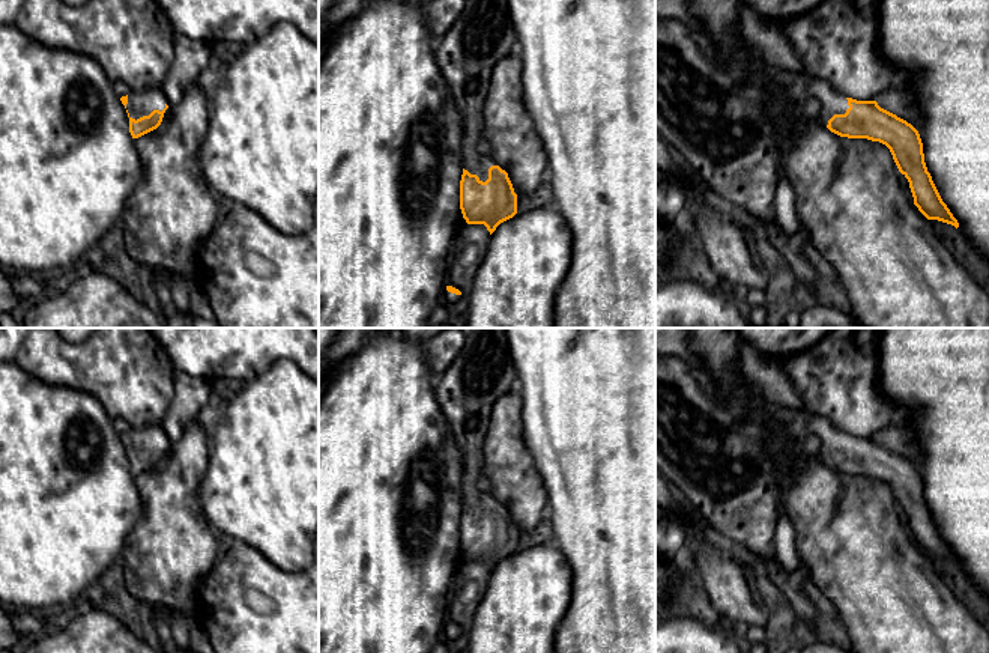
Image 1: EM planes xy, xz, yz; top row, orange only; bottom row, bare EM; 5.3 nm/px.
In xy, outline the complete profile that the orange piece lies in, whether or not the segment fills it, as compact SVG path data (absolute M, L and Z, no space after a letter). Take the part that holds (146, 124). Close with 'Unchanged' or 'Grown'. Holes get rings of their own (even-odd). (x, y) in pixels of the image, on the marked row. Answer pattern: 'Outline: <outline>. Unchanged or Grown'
Outline: M159 89L131 90L129 95L120 98L129 117L129 132L132 138L138 138L156 129L164 117L168 105Z. Grown

